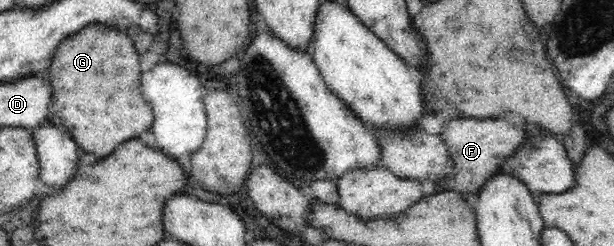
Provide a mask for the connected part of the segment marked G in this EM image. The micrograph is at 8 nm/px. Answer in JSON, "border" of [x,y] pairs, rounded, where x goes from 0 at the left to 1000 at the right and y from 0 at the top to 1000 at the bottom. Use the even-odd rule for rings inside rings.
{"border":[[[153,93],[140,102],[125,138],[103,163],[86,228],[86,260],[80,276],[80,325],[86,350],[86,439],[93,480],[99,480],[103,512],[116,537],[119,569],[132,593],[138,622],[151,622],[158,650],[178,638],[204,569],[226,561],[236,528],[251,504],[251,459],[244,427],[230,398],[230,285],[226,285],[226,220],[220,203],[220,171],[207,146],[207,130],[178,122],[178,102]]]}

